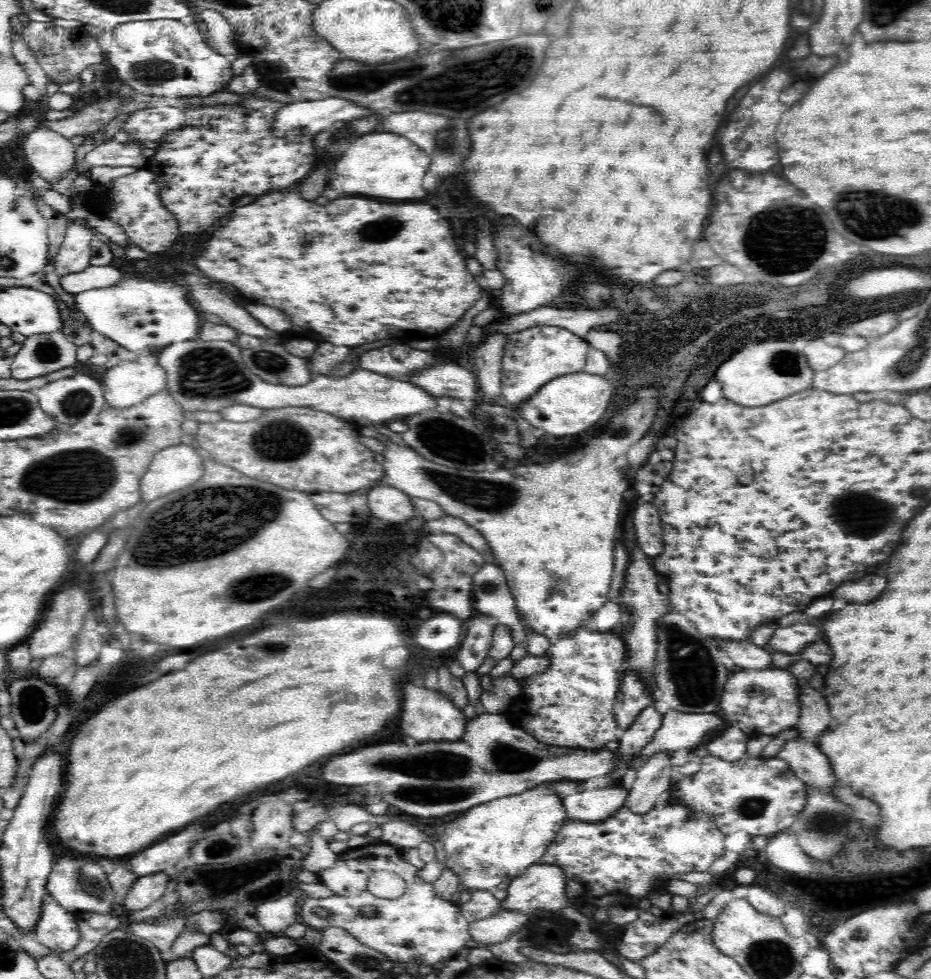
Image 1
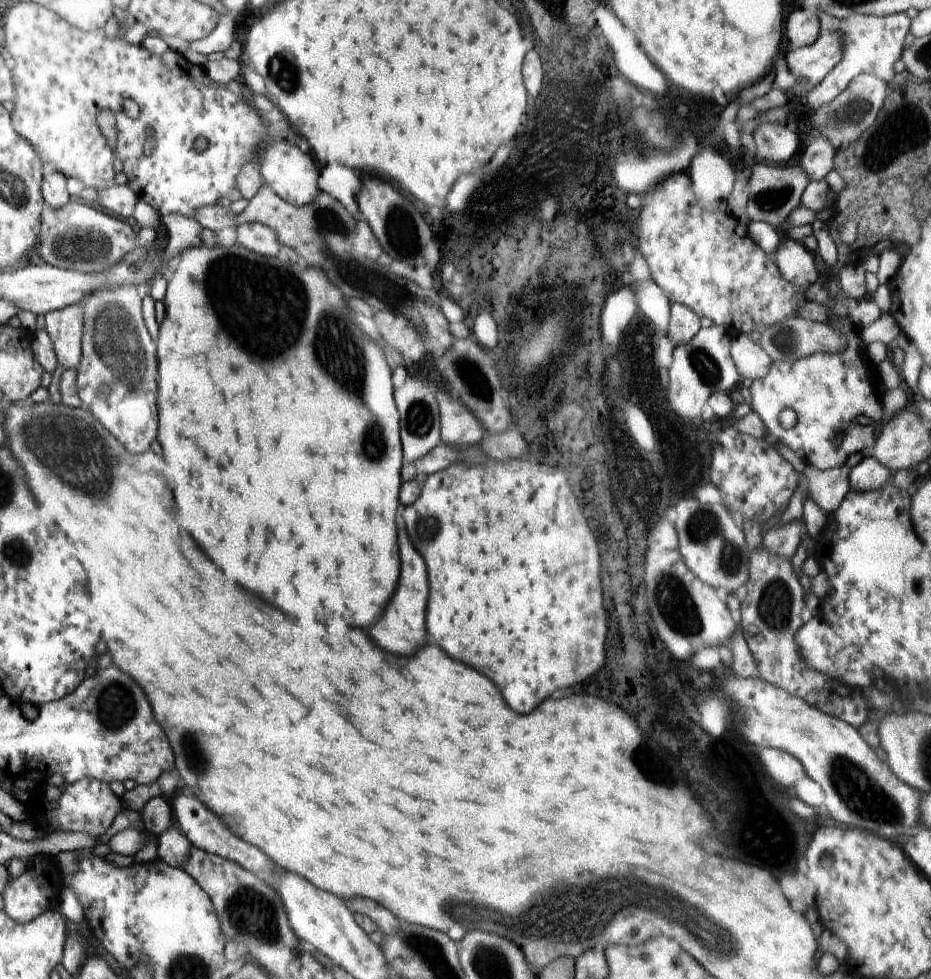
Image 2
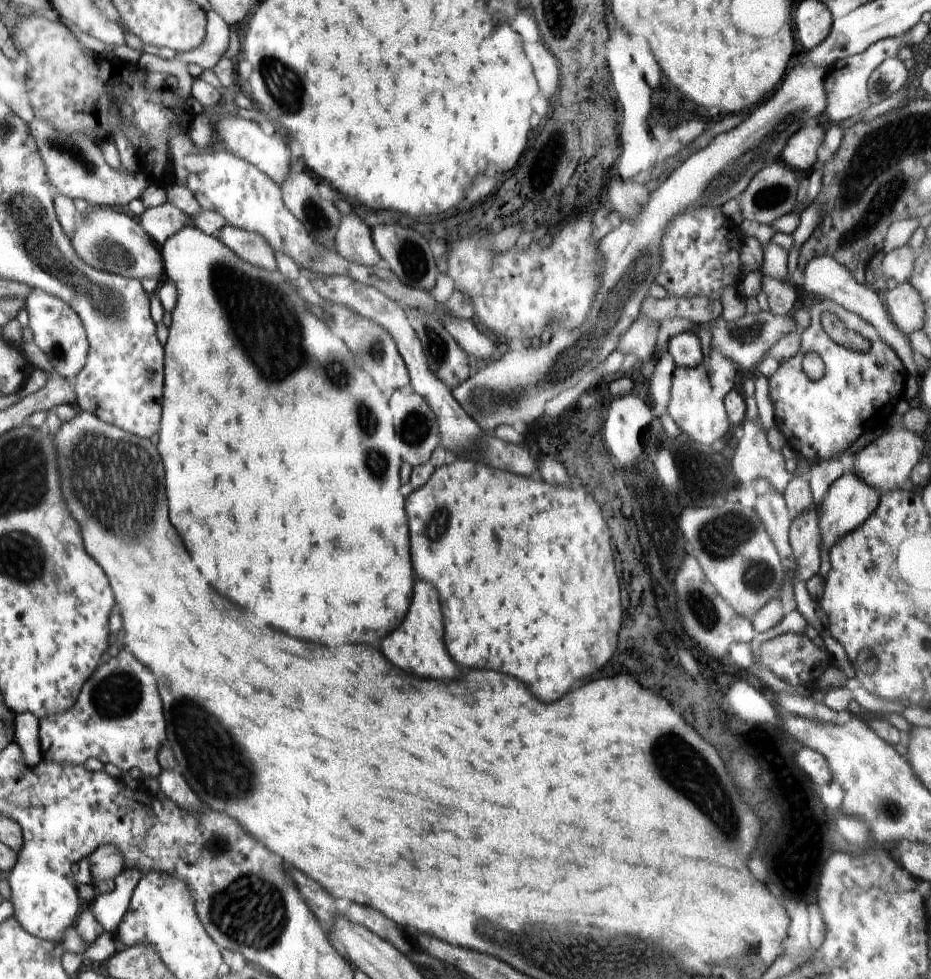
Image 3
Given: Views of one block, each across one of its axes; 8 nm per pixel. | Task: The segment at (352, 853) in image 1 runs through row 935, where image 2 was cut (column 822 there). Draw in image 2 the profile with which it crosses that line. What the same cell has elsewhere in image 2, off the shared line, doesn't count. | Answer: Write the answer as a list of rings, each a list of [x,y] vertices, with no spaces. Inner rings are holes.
[[[832,317],[830,321],[836,330],[846,336],[844,352],[812,354],[795,361],[773,361],[768,374],[755,380],[748,388],[752,397],[751,410],[760,416],[767,433],[786,444],[806,465],[820,470],[842,468],[852,454],[871,452],[875,443],[874,434],[884,416],[883,405],[872,390],[875,380],[878,380],[878,367],[872,369],[864,353],[860,354],[859,331],[843,319]],[[785,408],[794,410],[797,415],[795,426],[789,430],[784,429],[778,419]],[[860,416],[868,424],[858,422]],[[837,436],[842,436],[842,440],[835,447]]]

